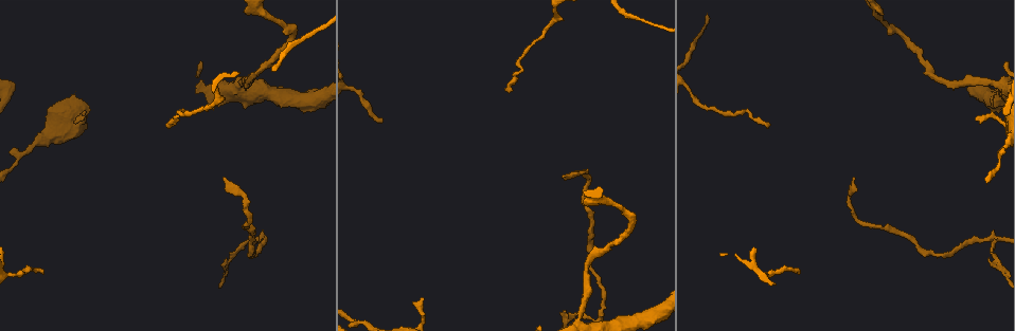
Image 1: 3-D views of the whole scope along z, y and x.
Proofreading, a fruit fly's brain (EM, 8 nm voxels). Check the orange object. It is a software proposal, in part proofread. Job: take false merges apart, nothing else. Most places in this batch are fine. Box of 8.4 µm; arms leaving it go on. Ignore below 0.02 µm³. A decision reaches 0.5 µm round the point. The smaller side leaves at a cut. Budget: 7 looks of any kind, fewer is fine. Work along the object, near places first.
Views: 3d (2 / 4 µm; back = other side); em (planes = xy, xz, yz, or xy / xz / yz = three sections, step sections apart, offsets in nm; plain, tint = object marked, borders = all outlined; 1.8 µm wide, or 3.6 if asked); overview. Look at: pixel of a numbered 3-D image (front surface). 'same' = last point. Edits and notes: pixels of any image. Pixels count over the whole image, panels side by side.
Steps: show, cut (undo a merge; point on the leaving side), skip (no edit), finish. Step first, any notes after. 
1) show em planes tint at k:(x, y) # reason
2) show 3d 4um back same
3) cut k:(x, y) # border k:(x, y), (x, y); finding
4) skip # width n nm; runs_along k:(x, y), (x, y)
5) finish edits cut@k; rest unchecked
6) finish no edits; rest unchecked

show em planes tint at 1:(896, 31) # abrupt turn

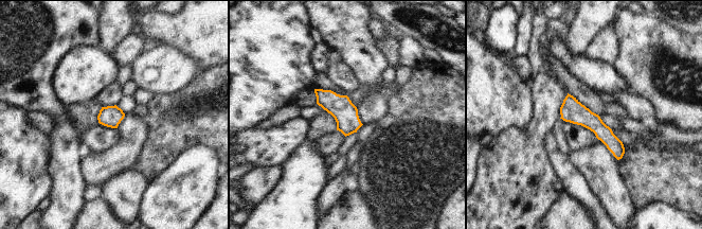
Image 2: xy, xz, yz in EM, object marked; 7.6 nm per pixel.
skip # all the same neuron

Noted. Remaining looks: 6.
show 3d 4um at 1:(242, 82) # thin arm on a thick one

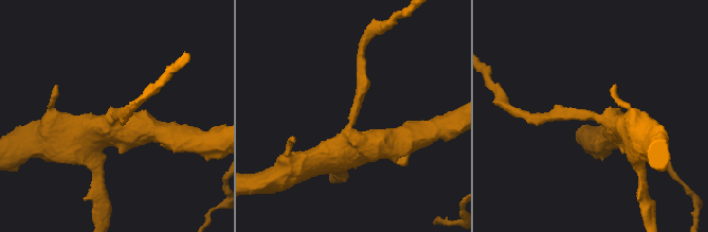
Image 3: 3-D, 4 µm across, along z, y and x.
show em 3.6um yz step 8 plain at 3:(113, 115) # arms 3; arm_widths 170, 360, 600 nm; need the tissue

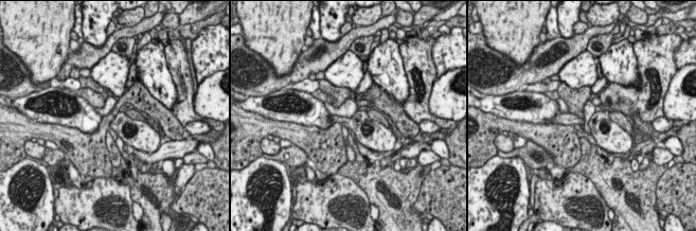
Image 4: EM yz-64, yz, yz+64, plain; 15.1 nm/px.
show em 3.6um yz step 8 tint same # with the object marked

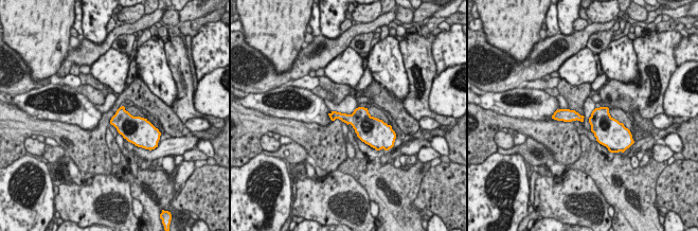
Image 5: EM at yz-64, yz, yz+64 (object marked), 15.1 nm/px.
skip # continuous, no second neuron

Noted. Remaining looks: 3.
show em planes borders at 1:(600, 315) # abrupt turn

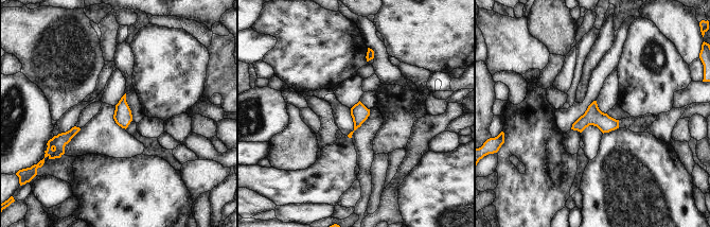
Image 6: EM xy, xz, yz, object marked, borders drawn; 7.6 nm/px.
skip # all the same neuron

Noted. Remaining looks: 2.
finish no edits; rest unchecked

